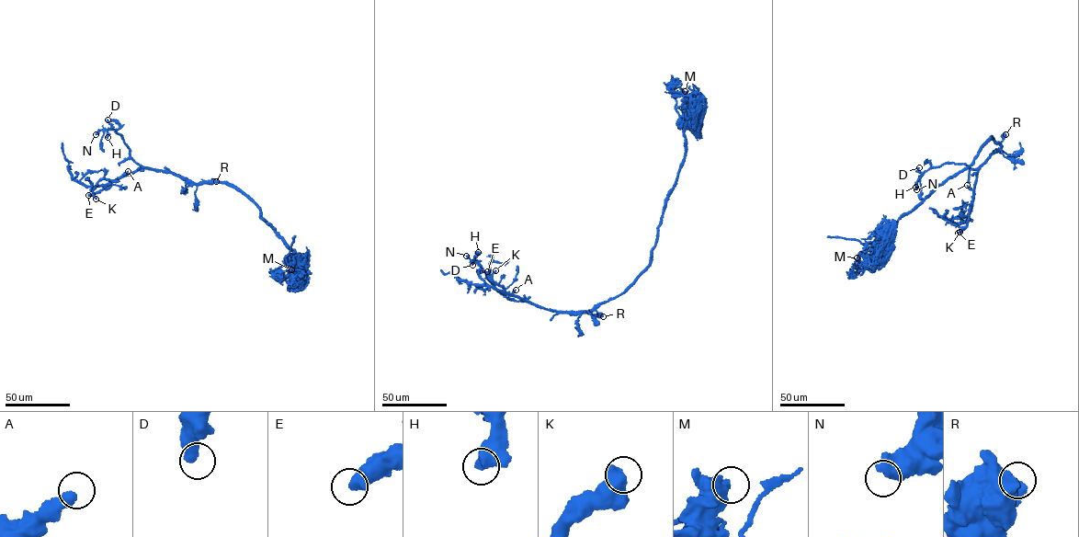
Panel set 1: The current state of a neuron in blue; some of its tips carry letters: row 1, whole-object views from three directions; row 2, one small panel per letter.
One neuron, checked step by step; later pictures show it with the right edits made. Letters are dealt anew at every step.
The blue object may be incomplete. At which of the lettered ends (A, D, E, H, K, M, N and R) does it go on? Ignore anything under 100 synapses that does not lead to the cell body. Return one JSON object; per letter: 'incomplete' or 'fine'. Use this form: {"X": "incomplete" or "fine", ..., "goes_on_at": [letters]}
{"A": "fine", "D": "fine", "E": "incomplete", "H": "fine", "K": "fine", "M": "fine", "N": "fine", "R": "fine", "goes_on_at": ["E"]}

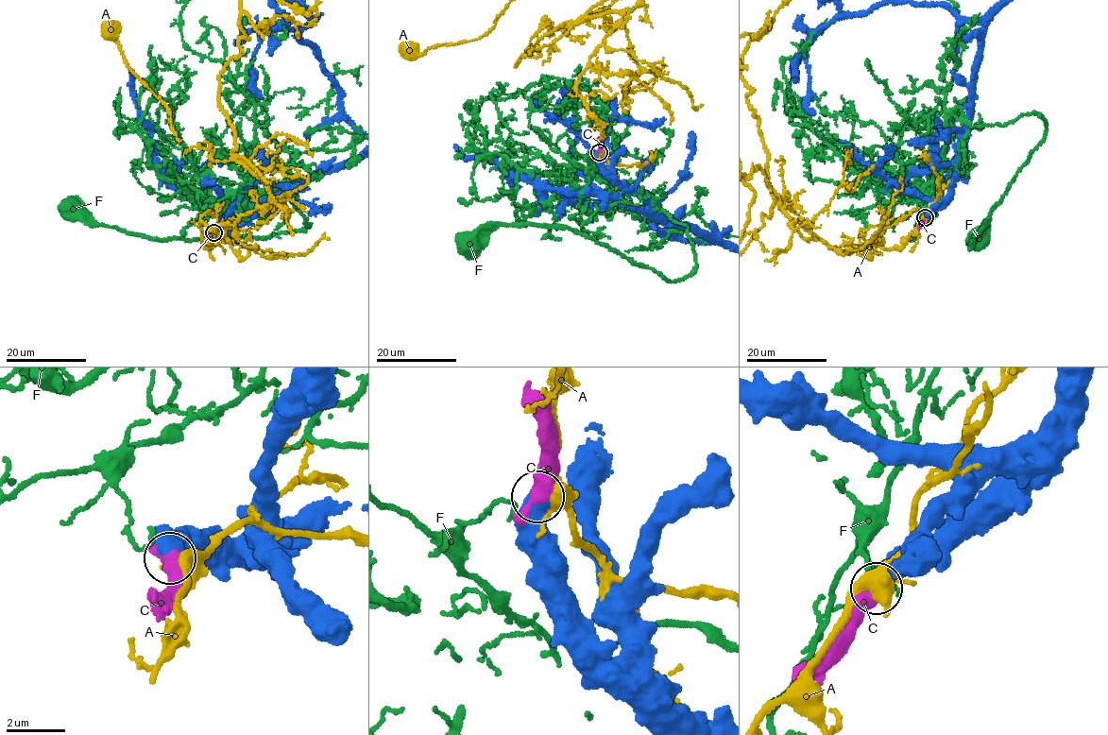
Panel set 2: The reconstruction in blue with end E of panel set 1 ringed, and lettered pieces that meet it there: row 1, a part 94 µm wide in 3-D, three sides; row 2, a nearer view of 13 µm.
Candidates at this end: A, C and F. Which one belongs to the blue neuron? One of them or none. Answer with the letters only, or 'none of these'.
C

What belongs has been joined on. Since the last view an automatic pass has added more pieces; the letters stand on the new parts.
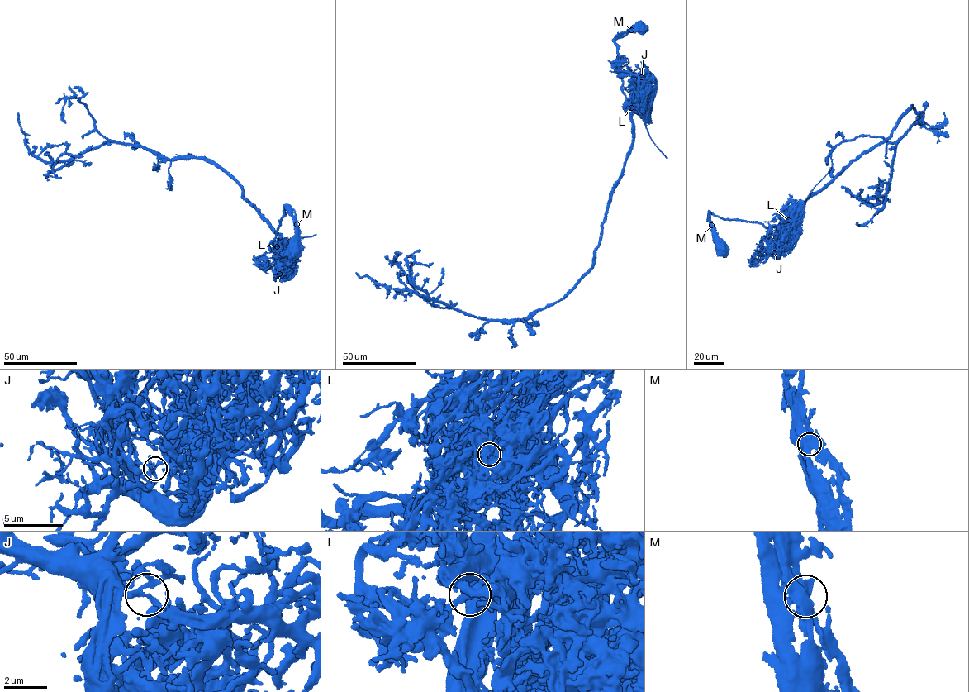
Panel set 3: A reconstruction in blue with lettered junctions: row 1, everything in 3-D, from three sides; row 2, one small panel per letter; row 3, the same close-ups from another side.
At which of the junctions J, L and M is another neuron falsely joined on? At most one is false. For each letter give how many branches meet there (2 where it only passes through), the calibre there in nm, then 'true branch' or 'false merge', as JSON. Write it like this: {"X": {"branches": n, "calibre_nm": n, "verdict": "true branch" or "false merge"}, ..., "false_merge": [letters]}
{"J": {"branches": 3, "calibre_nm": 240, "verdict": "true branch"}, "L": {"branches": 4, "calibre_nm": 190, "verdict": "false merge"}, "M": {"branches": 4, "calibre_nm": 550, "verdict": "true branch"}, "false_merge": ["L"]}

